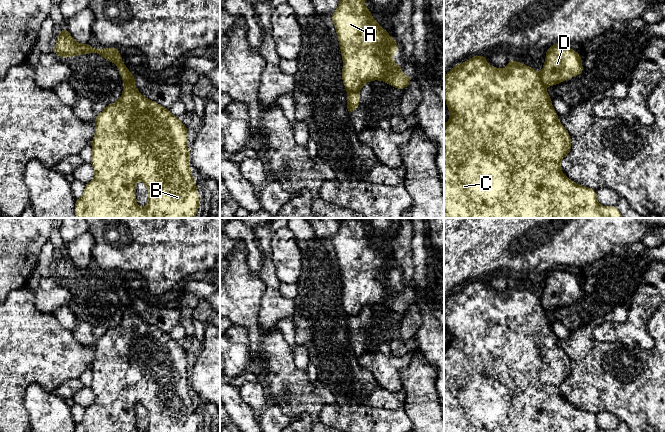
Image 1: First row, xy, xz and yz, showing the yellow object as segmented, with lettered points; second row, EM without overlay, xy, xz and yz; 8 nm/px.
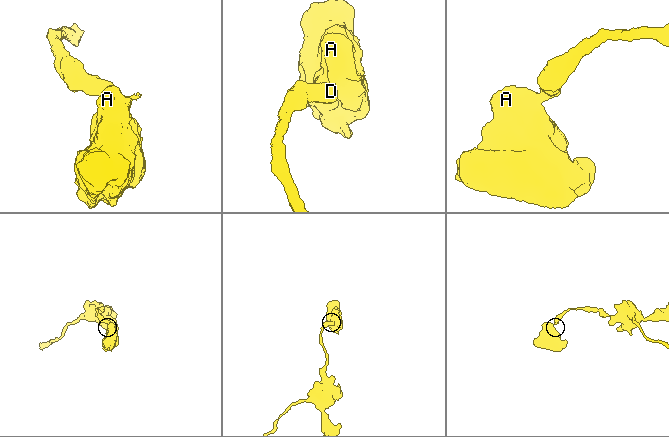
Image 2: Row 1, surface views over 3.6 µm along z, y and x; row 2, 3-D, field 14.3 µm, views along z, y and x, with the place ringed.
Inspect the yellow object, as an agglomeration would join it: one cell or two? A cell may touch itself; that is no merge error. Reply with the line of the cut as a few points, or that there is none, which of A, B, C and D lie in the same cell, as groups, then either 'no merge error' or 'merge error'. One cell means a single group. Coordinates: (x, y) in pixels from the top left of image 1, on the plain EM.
cut in yz along (539, 297), (545, 310); A B C / D; merge error

